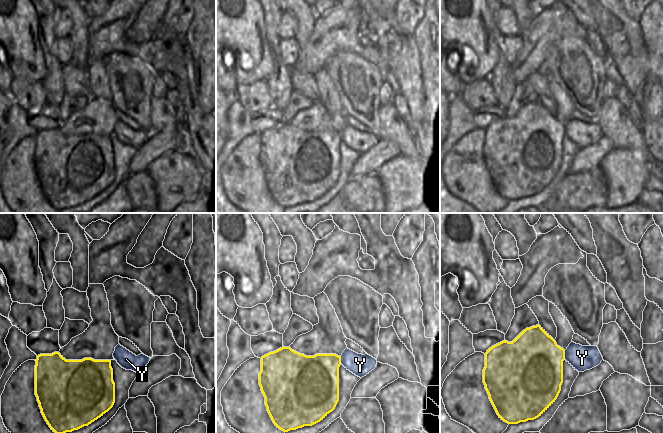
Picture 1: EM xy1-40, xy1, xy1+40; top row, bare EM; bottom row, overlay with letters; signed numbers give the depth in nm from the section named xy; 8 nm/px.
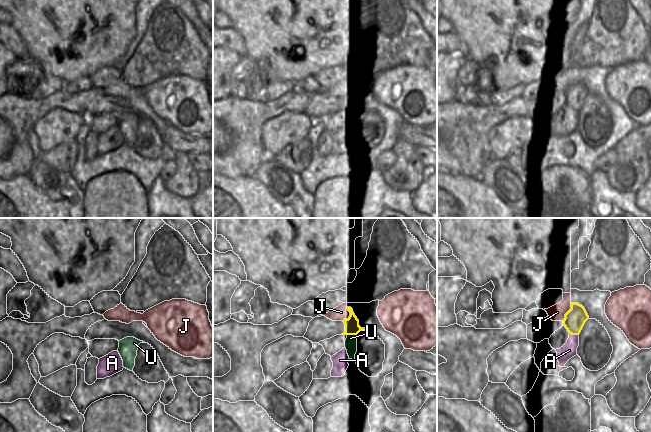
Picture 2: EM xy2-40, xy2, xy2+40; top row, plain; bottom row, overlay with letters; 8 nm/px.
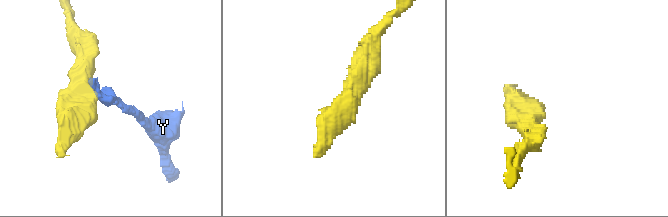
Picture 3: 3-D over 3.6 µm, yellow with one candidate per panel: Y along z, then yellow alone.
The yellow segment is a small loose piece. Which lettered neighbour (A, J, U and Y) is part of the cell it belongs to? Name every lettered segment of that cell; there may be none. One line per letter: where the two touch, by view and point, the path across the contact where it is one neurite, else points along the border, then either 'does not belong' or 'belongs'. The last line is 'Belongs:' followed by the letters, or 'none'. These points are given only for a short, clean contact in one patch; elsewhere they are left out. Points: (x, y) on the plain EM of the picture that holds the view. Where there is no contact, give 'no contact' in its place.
A: contact xy2+40 (574, 110); does not belong
J: contact xy2+40 (567, 88); border xy2+40 (571, 79), (571, 84), (562, 96); does not belong
U: contact xy2 (352, 110); way xy2 (352, 103), (352, 110), (351, 117); belongs
Y: contact xy1+40 (564, 131); does not belong
Belongs: U

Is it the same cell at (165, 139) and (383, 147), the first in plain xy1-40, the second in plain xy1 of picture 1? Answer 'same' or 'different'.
same

